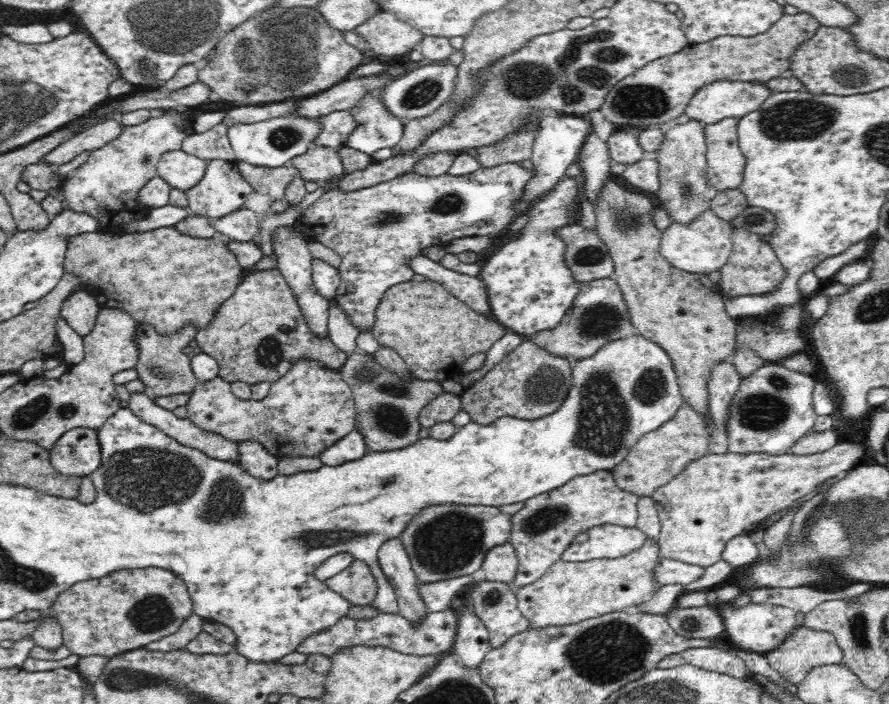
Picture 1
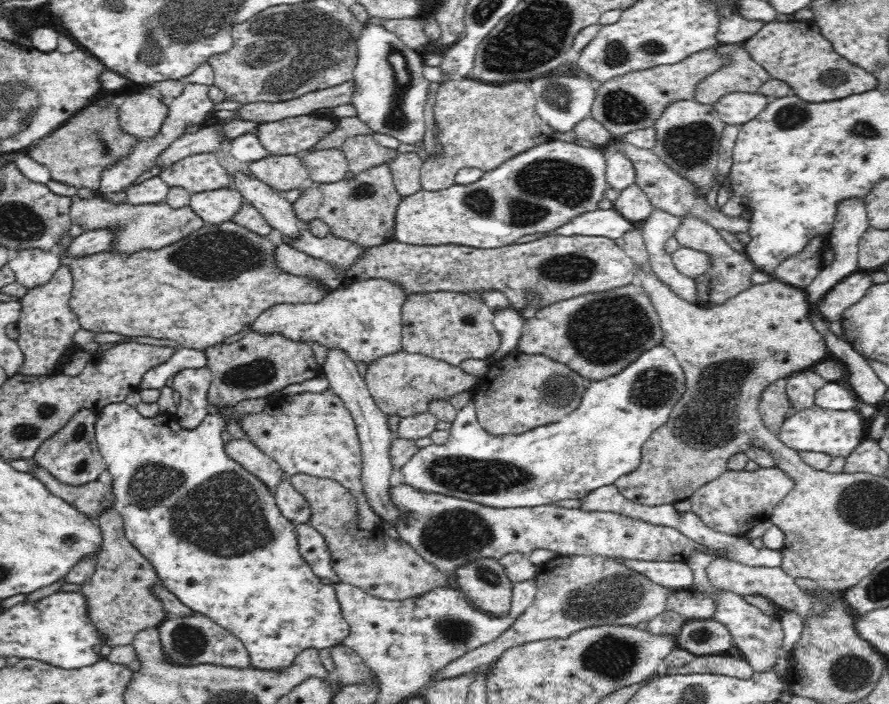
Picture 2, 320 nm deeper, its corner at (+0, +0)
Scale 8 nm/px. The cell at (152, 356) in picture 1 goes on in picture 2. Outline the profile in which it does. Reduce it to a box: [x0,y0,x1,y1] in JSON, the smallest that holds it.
[173,366,212,430]

